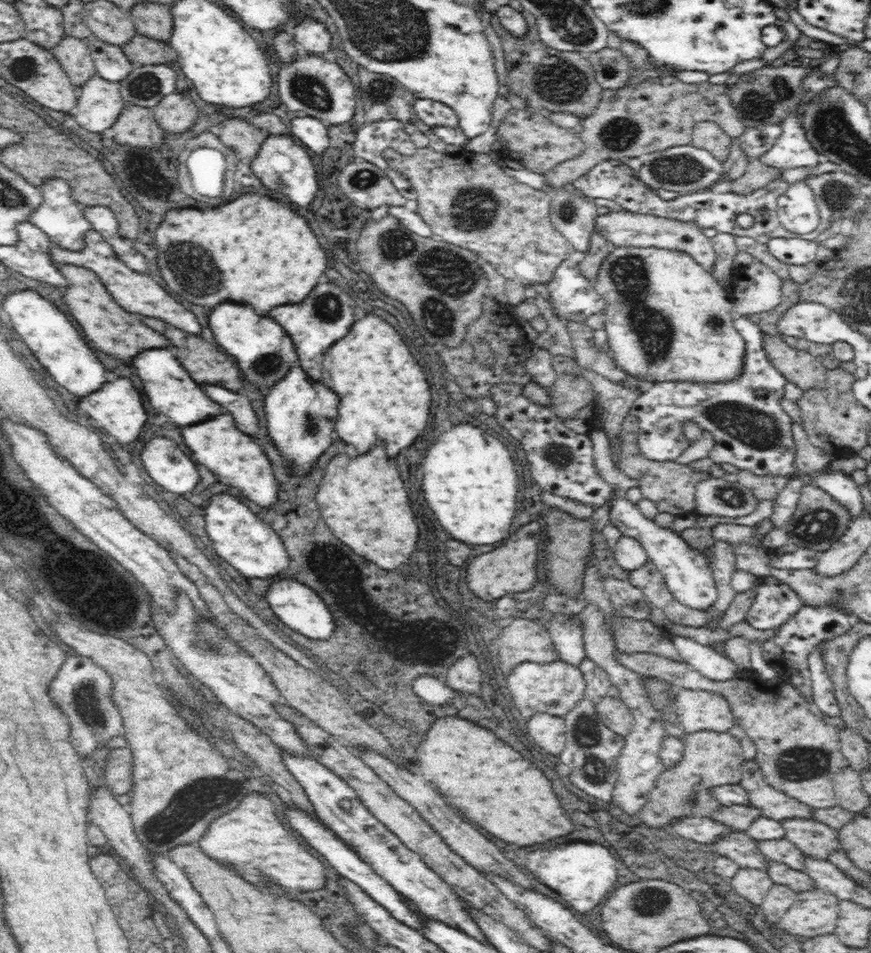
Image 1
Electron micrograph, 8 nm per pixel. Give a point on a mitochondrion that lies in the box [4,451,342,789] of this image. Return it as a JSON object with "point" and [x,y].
{"point":[91,712]}

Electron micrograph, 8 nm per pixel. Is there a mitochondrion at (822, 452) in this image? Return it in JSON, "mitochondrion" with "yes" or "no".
{"mitochondrion":"no"}

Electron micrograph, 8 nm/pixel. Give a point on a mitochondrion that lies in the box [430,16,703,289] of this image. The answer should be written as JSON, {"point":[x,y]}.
{"point":[556,81]}

